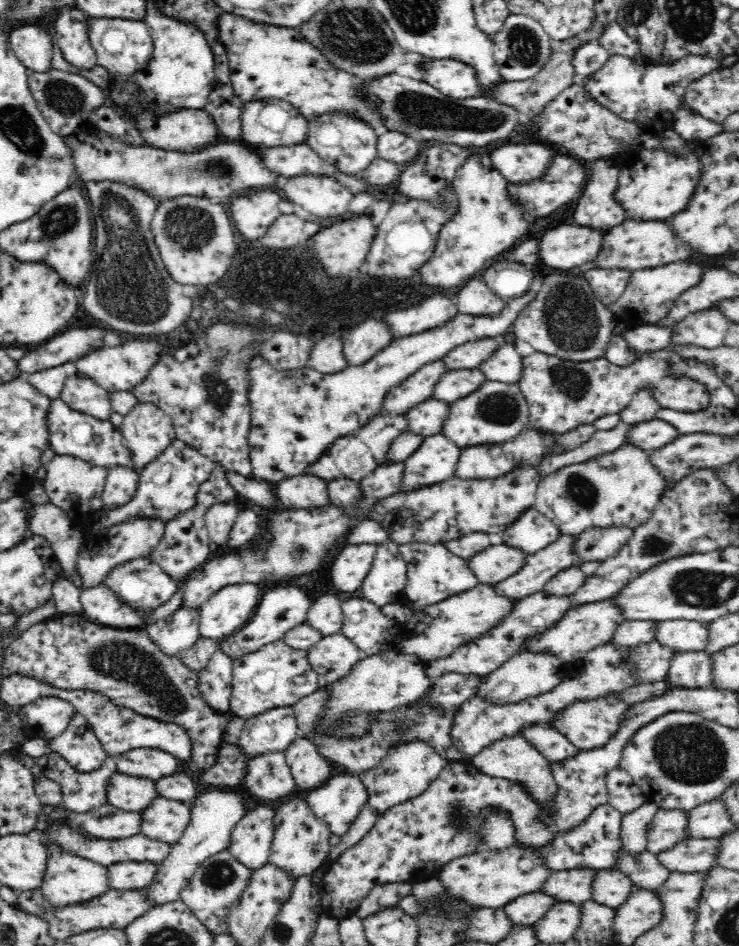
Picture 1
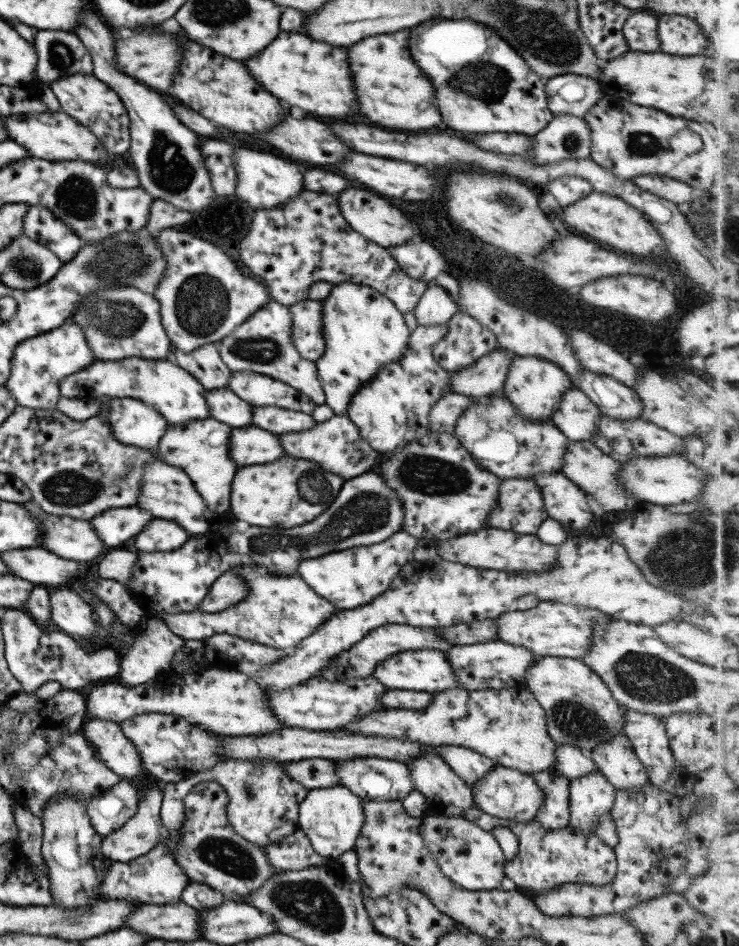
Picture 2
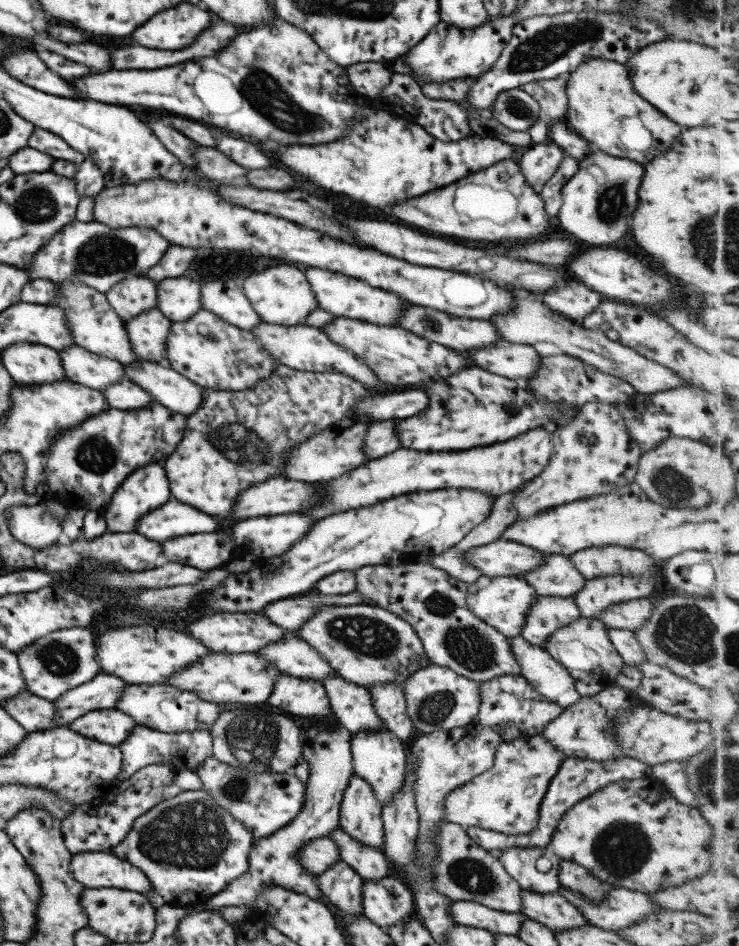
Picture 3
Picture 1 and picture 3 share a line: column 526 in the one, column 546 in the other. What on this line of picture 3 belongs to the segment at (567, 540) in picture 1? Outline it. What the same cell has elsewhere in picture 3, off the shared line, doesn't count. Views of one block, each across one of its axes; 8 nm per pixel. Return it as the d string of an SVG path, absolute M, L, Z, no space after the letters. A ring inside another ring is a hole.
M547 554L543 562L521 575L537 595L542 597L573 597L581 590L583 575L566 556Z

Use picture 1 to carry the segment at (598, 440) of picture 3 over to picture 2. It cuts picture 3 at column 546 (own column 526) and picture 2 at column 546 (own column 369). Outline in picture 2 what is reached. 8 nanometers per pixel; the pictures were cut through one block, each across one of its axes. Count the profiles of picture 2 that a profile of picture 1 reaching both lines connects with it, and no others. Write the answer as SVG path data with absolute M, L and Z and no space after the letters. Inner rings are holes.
M501 479L497 504L487 516L486 527L534 535L547 517L541 491L531 479Z

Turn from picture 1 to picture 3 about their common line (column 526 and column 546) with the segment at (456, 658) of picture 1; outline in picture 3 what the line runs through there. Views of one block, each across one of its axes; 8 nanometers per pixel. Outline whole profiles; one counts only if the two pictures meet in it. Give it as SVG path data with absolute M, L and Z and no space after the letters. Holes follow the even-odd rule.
M536 595L525 615L518 634L529 644L541 647L555 630L580 617L574 597L542 597Z

